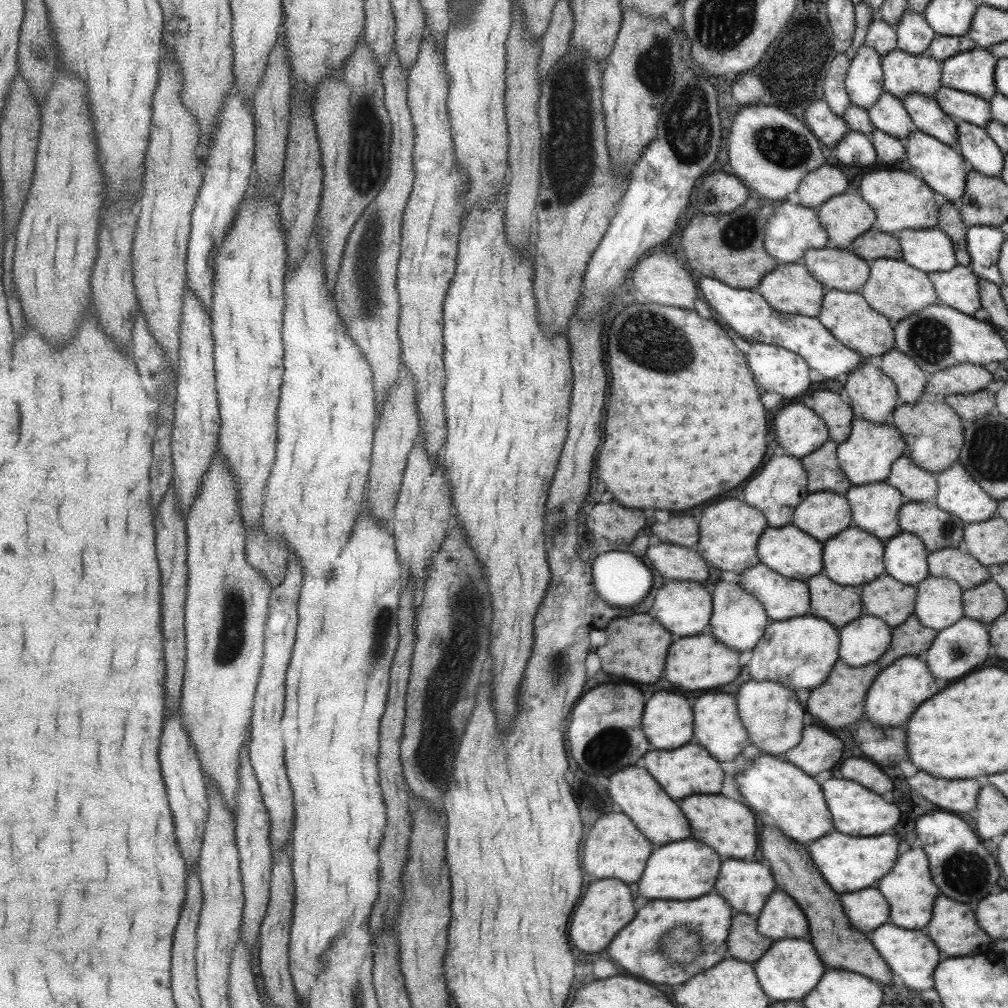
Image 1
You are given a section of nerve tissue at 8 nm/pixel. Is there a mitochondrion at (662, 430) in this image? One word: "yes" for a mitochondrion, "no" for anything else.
no

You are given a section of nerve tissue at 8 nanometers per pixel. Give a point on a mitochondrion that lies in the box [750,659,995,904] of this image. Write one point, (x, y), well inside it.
(964, 873)

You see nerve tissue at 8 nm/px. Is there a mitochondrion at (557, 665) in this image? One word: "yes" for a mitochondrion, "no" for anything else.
yes

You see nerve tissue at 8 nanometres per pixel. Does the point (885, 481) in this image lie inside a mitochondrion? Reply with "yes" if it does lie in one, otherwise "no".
no

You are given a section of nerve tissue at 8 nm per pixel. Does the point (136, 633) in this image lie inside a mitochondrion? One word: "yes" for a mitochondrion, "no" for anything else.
no

